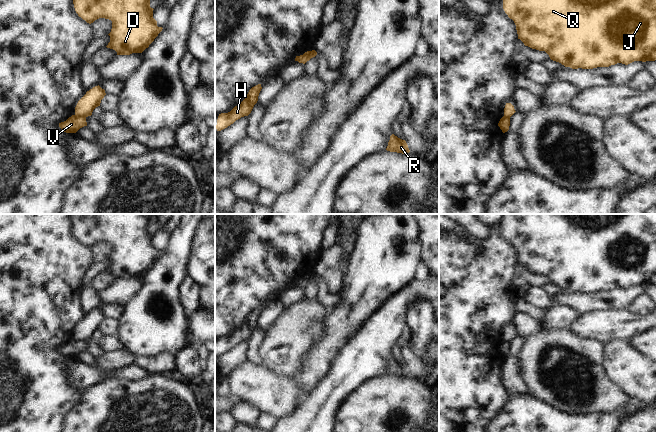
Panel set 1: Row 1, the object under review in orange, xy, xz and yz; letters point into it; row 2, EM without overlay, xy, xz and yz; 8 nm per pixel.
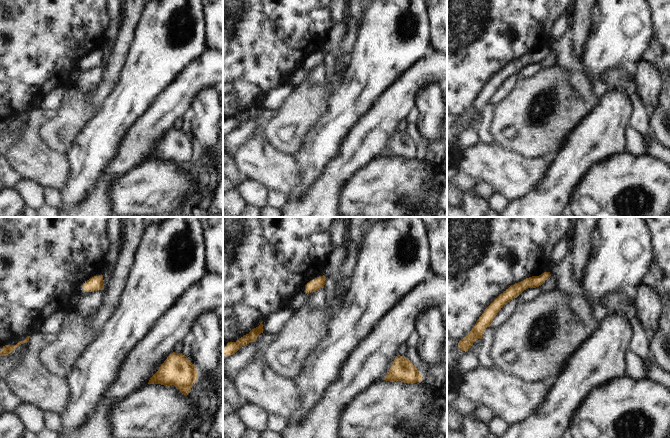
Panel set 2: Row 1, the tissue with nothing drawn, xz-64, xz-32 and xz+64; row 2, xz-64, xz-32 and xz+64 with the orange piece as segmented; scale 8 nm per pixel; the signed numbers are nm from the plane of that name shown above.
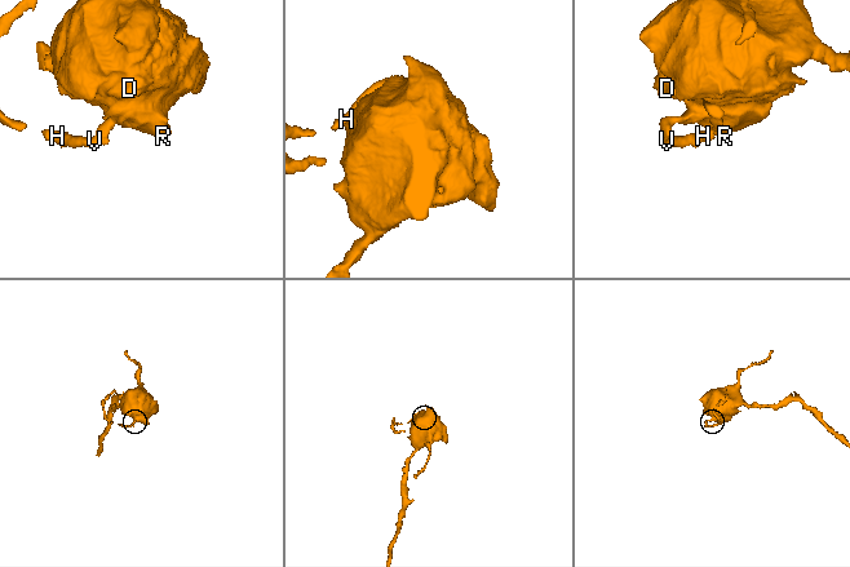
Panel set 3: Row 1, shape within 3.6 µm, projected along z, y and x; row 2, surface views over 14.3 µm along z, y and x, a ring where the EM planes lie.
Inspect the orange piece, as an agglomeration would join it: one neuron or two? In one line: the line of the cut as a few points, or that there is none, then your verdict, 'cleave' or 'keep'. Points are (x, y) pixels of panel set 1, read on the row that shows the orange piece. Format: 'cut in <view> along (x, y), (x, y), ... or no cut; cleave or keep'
cut in xy along (75, 114), (85, 117); cleave

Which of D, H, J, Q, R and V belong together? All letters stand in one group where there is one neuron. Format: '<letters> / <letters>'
D J Q R / H V

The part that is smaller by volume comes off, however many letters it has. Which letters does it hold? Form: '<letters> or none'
H, V

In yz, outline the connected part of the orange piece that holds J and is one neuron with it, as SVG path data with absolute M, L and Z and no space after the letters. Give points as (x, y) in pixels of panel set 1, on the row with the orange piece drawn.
M503 0L503 9L516 25L518 39L525 46L539 51L545 51L551 60L572 69L593 69L609 67L617 63L628 65L634 61L656 60L656 0Z

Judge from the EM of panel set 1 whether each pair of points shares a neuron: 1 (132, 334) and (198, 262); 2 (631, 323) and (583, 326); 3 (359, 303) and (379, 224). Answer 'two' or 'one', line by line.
1: two
2: one
3: one

